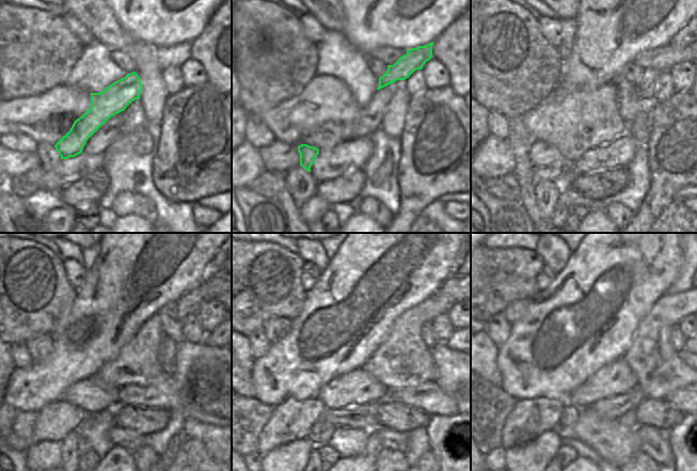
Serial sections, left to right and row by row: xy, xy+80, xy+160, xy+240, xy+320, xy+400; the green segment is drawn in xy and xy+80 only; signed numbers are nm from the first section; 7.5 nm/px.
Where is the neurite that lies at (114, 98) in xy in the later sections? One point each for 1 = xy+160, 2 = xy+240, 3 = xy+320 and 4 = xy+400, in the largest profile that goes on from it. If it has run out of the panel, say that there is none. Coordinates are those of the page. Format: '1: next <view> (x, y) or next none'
1: next xy+160 (678, 50)
2: next xy+240 (57, 420)
3: next xy+320 (290, 420)
4: next xy+400 (531, 418)

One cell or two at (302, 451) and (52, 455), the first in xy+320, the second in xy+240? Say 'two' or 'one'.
one

